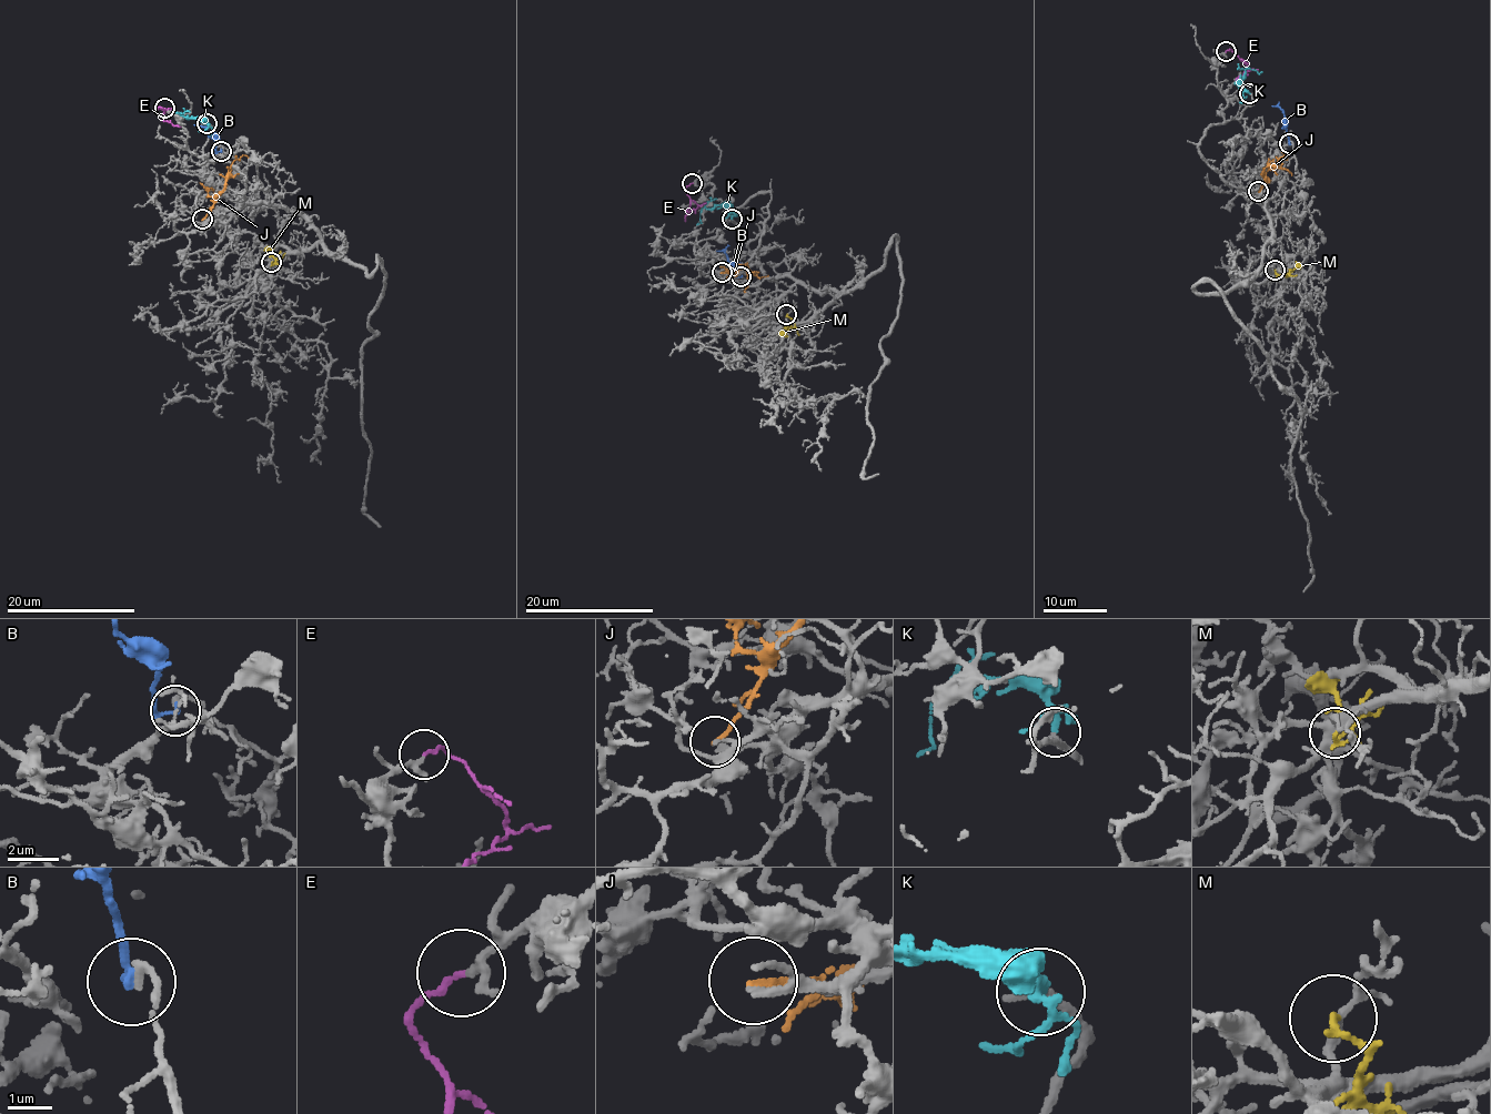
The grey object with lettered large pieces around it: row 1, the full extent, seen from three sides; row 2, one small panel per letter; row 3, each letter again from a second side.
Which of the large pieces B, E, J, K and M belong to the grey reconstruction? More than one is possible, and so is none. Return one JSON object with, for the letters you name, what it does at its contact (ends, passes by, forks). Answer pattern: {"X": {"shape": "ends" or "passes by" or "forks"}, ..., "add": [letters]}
{"E": {"shape": "ends"}, "K": {"shape": "passes by"}, "add": ["E", "K"]}

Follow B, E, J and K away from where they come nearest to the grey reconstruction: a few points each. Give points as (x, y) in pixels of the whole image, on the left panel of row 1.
B: (220, 150), (215, 151), (215, 138), (205, 128)
E: (164, 109), (158, 108), (163, 110), (162, 119), (181, 127)
J: (202, 219), (212, 206), (214, 195), (222, 190), (228, 169), (241, 158), (248, 158)
K: (207, 123), (172, 111)

